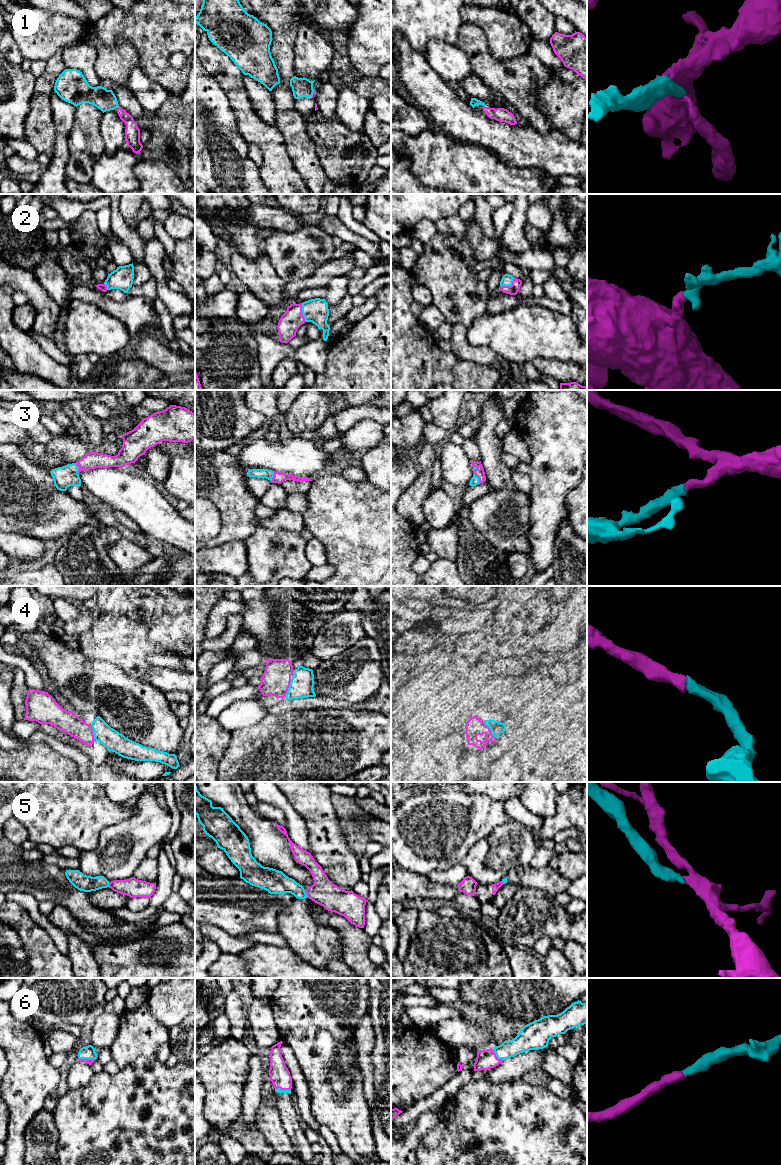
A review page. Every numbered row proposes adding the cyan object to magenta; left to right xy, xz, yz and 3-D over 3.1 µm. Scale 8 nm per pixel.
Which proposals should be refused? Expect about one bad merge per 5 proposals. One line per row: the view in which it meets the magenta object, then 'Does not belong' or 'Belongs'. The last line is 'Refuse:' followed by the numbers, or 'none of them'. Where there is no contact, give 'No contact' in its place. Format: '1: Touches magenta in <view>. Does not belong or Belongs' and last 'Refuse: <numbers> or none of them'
1: Touches magenta in xz. Belongs
2: Touches magenta in xz. Belongs
3: Touches magenta in yz. Belongs
4: Touches magenta in yz. Belongs
5: Touches magenta in xz. Does not belong
6: Touches magenta in xy. Belongs
Refuse: 5

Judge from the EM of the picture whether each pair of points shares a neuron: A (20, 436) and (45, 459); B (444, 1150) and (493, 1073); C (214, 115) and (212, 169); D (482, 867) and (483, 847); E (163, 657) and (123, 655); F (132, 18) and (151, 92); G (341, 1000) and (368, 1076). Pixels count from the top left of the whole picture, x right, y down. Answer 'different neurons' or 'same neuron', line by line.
A: same neuron
B: different neurons
C: same neuron
D: same neuron
E: different neurons
F: different neurons
G: different neurons

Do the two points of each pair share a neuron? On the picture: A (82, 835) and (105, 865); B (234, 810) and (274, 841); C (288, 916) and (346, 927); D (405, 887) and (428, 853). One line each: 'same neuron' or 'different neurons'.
A: different neurons
B: same neuron
C: different neurons
D: different neurons

